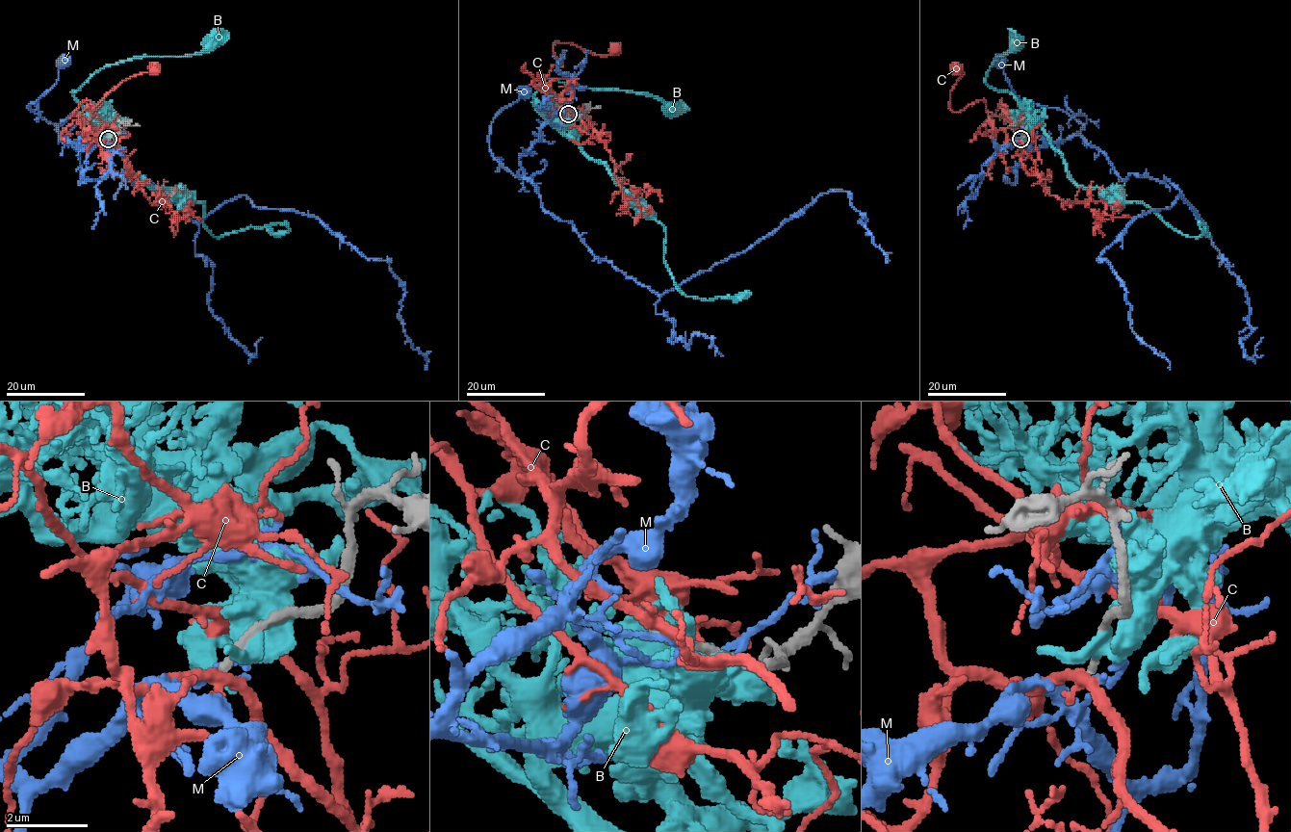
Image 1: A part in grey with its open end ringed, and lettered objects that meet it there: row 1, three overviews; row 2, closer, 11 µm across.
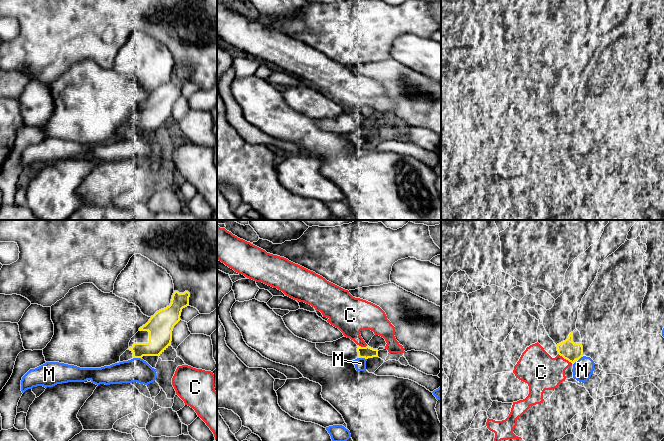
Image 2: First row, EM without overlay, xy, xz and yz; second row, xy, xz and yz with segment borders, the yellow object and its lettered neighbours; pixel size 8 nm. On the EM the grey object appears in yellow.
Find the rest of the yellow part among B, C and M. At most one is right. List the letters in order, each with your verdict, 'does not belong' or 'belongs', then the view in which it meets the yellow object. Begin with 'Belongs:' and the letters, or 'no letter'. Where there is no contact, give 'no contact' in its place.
Belongs: no letter
B: does not belong; no contact
C: does not belong; contact in yz
M: does not belong; contact in xy

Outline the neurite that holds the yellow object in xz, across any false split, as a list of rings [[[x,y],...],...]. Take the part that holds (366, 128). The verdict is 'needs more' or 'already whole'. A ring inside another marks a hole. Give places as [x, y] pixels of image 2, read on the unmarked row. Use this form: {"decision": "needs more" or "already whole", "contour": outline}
{"decision": "needs more", "contour": [[[345,112],[333,118],[316,119],[316,124],[323,130],[347,137],[378,133],[377,125],[369,122],[361,123]]]}

